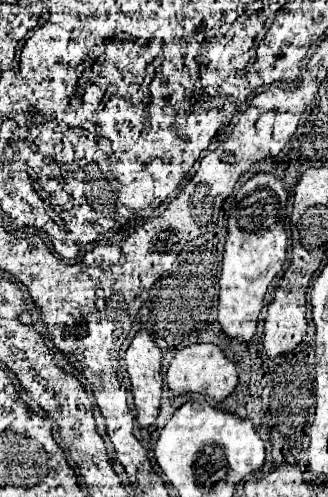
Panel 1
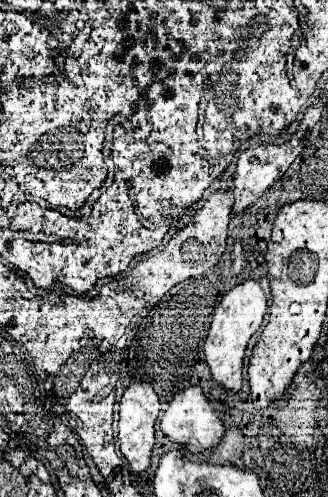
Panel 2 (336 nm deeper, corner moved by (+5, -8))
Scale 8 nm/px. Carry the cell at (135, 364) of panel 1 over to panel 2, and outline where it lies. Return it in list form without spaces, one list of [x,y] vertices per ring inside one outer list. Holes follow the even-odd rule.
[[[133,378],[119,402],[119,444],[121,452],[131,464],[133,472],[143,472],[149,466],[151,450],[155,446],[155,420],[159,414],[159,396],[149,382]]]

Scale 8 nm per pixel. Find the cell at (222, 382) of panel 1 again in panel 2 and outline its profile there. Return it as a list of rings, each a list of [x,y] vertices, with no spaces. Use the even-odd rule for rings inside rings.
[[[189,386],[189,388],[177,392],[173,396],[173,400],[169,402],[169,408],[165,410],[165,414],[161,418],[161,430],[165,436],[169,436],[173,442],[179,442],[183,448],[187,448],[191,452],[201,452],[201,450],[217,446],[221,442],[225,426],[219,420],[219,416],[215,414],[215,410],[211,408],[201,386]]]

